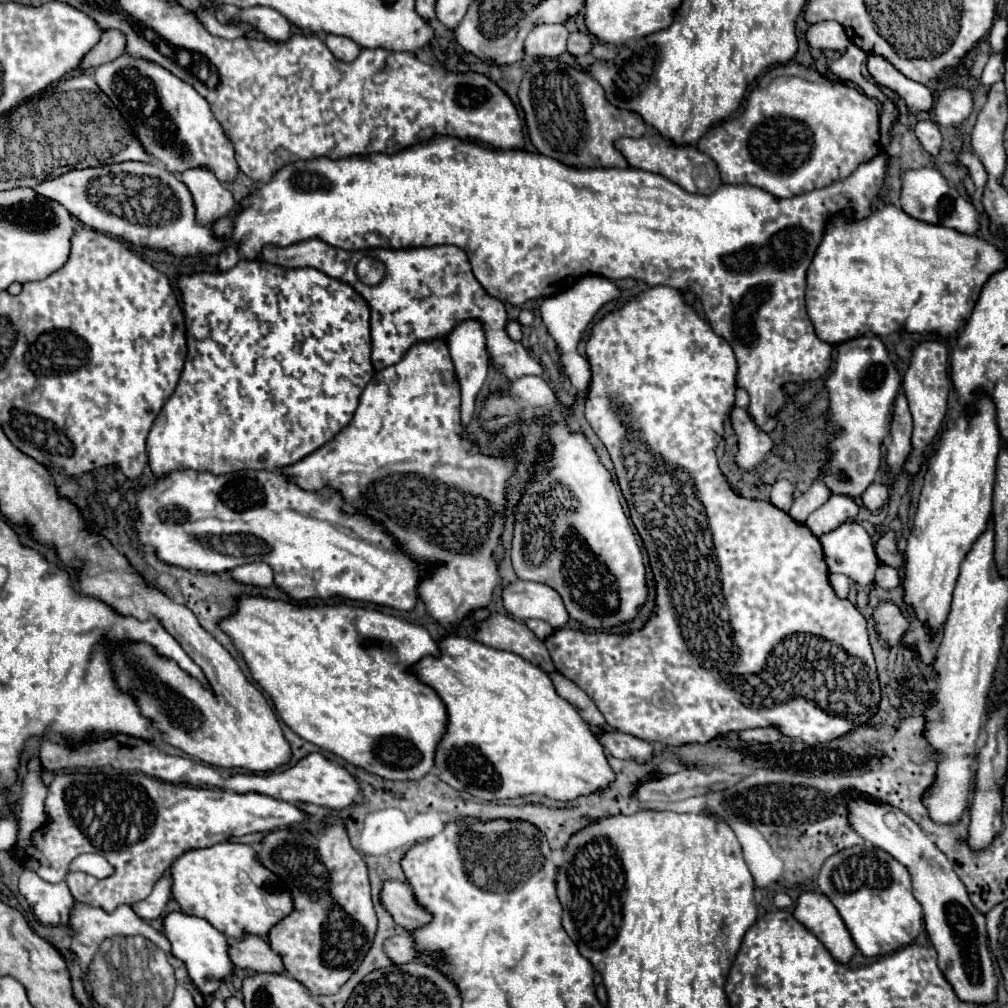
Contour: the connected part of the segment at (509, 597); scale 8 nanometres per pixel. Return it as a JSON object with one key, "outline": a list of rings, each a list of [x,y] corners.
{"outline":[[[519,580],[503,590],[503,606],[515,620],[537,618],[549,622],[555,630],[569,624],[561,596],[547,584]]]}

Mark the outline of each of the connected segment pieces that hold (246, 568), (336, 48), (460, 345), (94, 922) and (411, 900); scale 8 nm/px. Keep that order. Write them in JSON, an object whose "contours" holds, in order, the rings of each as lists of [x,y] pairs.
{"contours":[[[[243,564],[231,572],[231,578],[237,584],[269,588],[273,584],[273,572],[267,564]]],[[[327,34],[327,36],[325,36],[325,44],[327,44],[327,48],[329,48],[339,60],[343,60],[343,62],[355,60],[355,56],[359,56],[359,52],[361,52],[359,44],[355,44],[355,42],[353,42],[351,38],[347,38],[347,36]]],[[[475,318],[459,322],[449,334],[447,334],[447,346],[451,352],[451,360],[455,364],[455,374],[461,384],[461,424],[463,428],[469,426],[473,412],[475,412],[475,398],[487,378],[487,368],[489,368],[489,352],[485,346],[485,330],[483,324]]],[[[77,902],[77,904],[75,904],[75,912],[71,912],[71,920],[69,920],[67,926],[75,930],[75,936],[73,936],[73,942],[71,942],[71,950],[73,950],[75,956],[79,958],[79,964],[81,964],[84,973],[88,971],[89,964],[91,964],[95,952],[99,950],[101,942],[103,942],[105,938],[113,938],[113,936],[145,936],[147,940],[151,940],[155,946],[159,946],[159,948],[167,954],[167,958],[169,958],[169,962],[171,962],[173,968],[183,966],[183,964],[171,954],[169,940],[167,940],[161,932],[157,932],[155,928],[151,928],[143,918],[139,918],[139,916],[133,912],[131,906],[123,906],[123,908],[117,908],[115,912],[107,914],[107,912],[103,912],[101,908],[91,908],[89,904]]],[[[389,880],[387,884],[383,884],[381,900],[383,906],[391,912],[393,920],[405,930],[413,932],[431,922],[431,912],[417,902],[413,890],[403,882]]]]}

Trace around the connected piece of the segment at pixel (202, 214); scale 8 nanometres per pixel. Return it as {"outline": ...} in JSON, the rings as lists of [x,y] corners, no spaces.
{"outline":[[[203,166],[189,168],[181,174],[181,180],[187,184],[187,188],[193,194],[197,220],[201,224],[219,220],[235,206],[235,200],[227,190],[227,186],[219,182],[209,168],[203,168]]]}

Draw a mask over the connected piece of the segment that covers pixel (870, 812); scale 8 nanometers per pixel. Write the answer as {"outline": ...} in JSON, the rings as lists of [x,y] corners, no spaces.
{"outline":[[[851,800],[851,824],[855,824],[855,830],[867,842],[885,850],[907,868],[913,882],[913,896],[923,908],[927,934],[939,954],[939,968],[955,988],[955,994],[975,1004],[993,1002],[997,998],[997,976],[987,950],[985,916],[971,904],[967,888],[951,862],[931,842],[935,837],[924,831],[925,836],[909,816],[903,816],[903,812],[889,804],[859,804],[859,800]]]}

